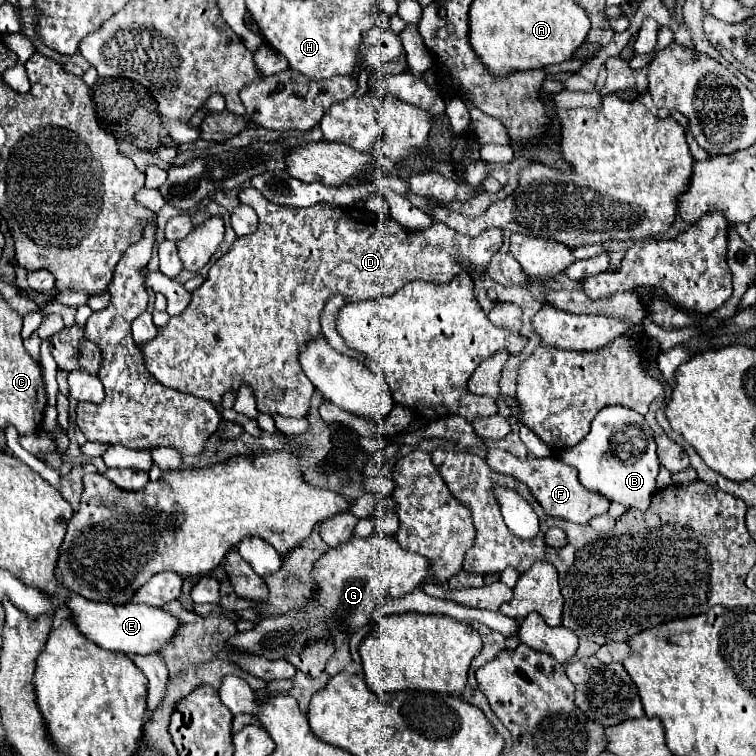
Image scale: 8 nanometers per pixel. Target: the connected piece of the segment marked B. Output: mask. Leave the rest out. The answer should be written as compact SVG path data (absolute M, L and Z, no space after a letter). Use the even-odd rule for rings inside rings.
M606 406L602 408L588 432L588 436L562 452L556 454L560 462L574 466L582 486L588 490L604 494L608 500L620 502L626 508L646 510L652 494L656 492L658 476L658 454L654 442L654 430L646 424L644 416L626 406Z

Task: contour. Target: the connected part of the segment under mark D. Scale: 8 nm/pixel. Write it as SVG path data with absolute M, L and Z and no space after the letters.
M252 186L240 190L238 198L258 214L258 230L236 238L232 250L210 268L204 284L192 292L190 306L180 316L172 316L164 328L158 328L158 338L154 338L154 342L140 348L144 350L146 368L154 374L154 378L158 378L158 382L214 404L222 400L226 390L238 390L238 386L246 382L254 390L258 410L270 416L282 414L304 418L308 414L314 386L306 374L302 374L298 348L308 338L322 334L318 316L324 302L332 294L342 292L346 302L362 302L376 296L392 296L406 282L414 280L446 284L462 272L462 268L456 266L456 260L470 264L470 272L482 274L490 258L504 244L504 232L498 228L490 228L478 238L456 234L442 222L434 222L426 230L412 232L396 224L390 216L372 210L348 210L326 202L310 208L278 206L268 202Z

